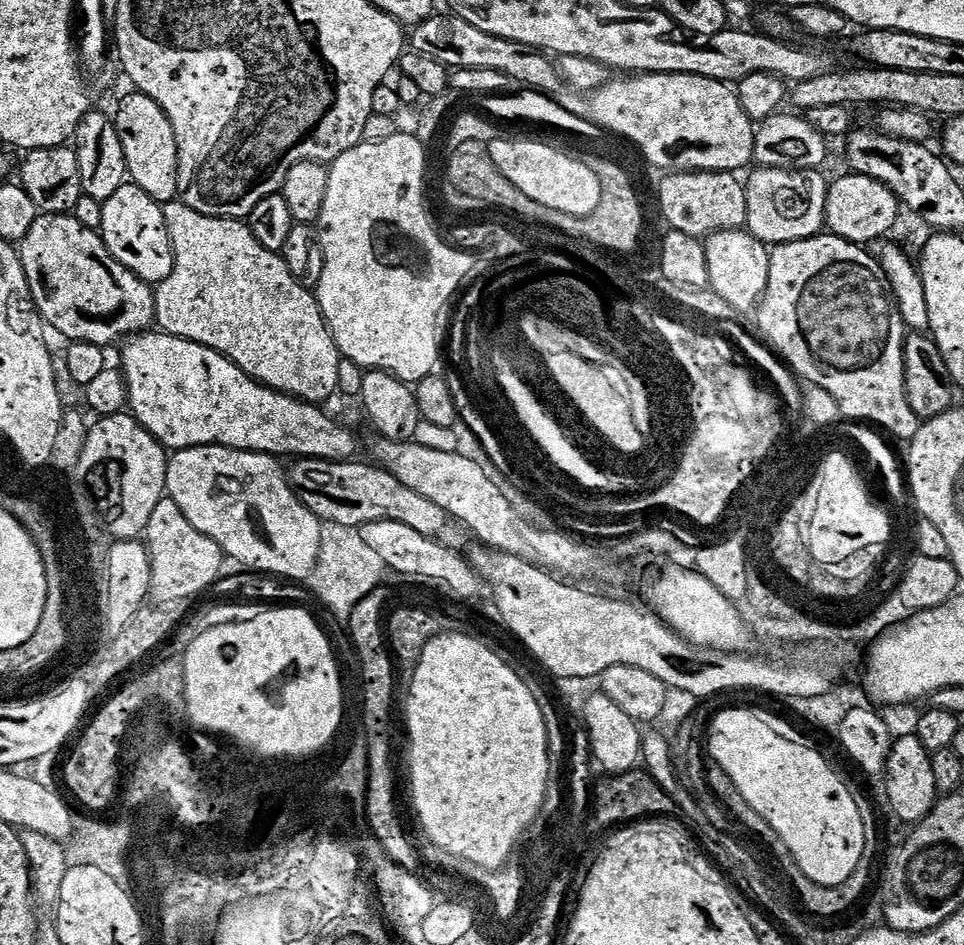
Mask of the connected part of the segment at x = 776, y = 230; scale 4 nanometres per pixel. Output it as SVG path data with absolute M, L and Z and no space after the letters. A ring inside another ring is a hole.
M757 167L756 173L746 180L746 210L748 211L747 231L758 237L763 244L775 246L805 240L821 235L825 227L824 211L829 188L829 181L820 177L819 171L787 172L777 168Z

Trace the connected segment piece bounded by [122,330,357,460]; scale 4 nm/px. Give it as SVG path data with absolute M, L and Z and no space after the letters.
M149 330L131 337L123 348L122 371L128 383L128 408L136 421L165 449L217 444L243 452L264 452L267 456L277 458L292 456L310 460L350 460L357 455L355 434L348 428L339 428L323 412L323 407L259 384L221 352L159 330Z

